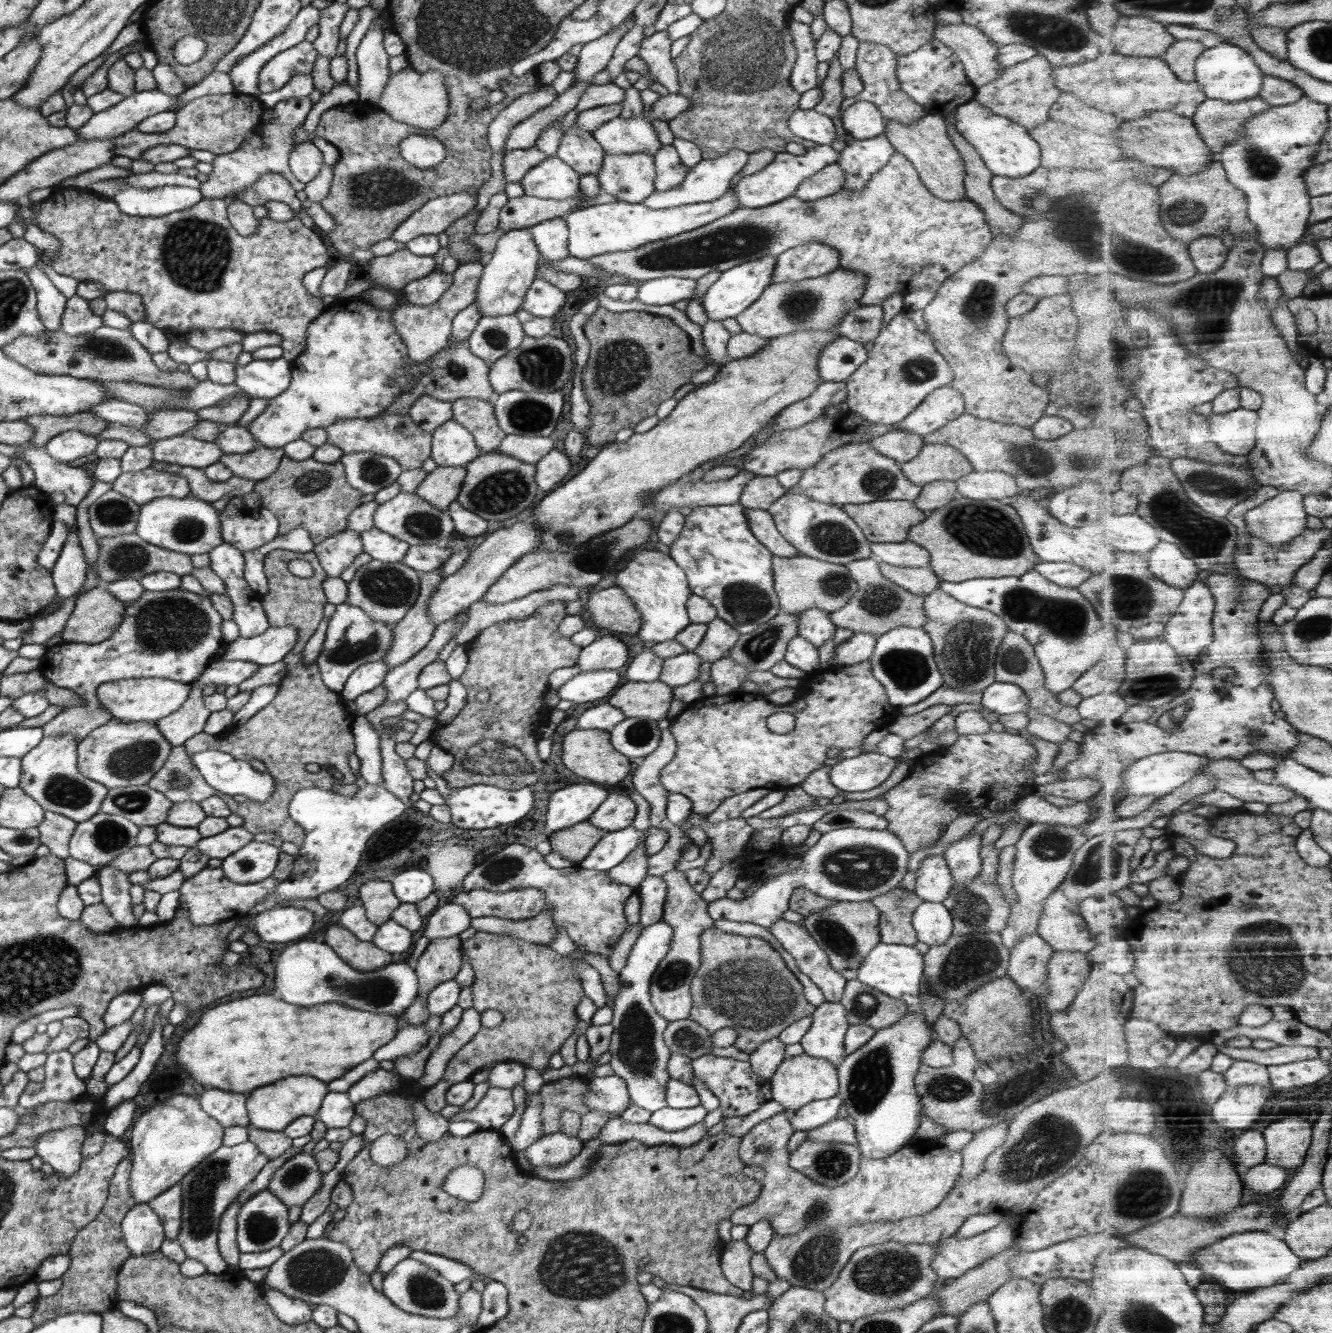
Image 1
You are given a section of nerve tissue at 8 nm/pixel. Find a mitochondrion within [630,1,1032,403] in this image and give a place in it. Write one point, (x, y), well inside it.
(746, 53)

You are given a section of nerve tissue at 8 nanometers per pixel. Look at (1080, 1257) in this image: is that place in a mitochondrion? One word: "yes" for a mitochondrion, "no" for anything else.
no

